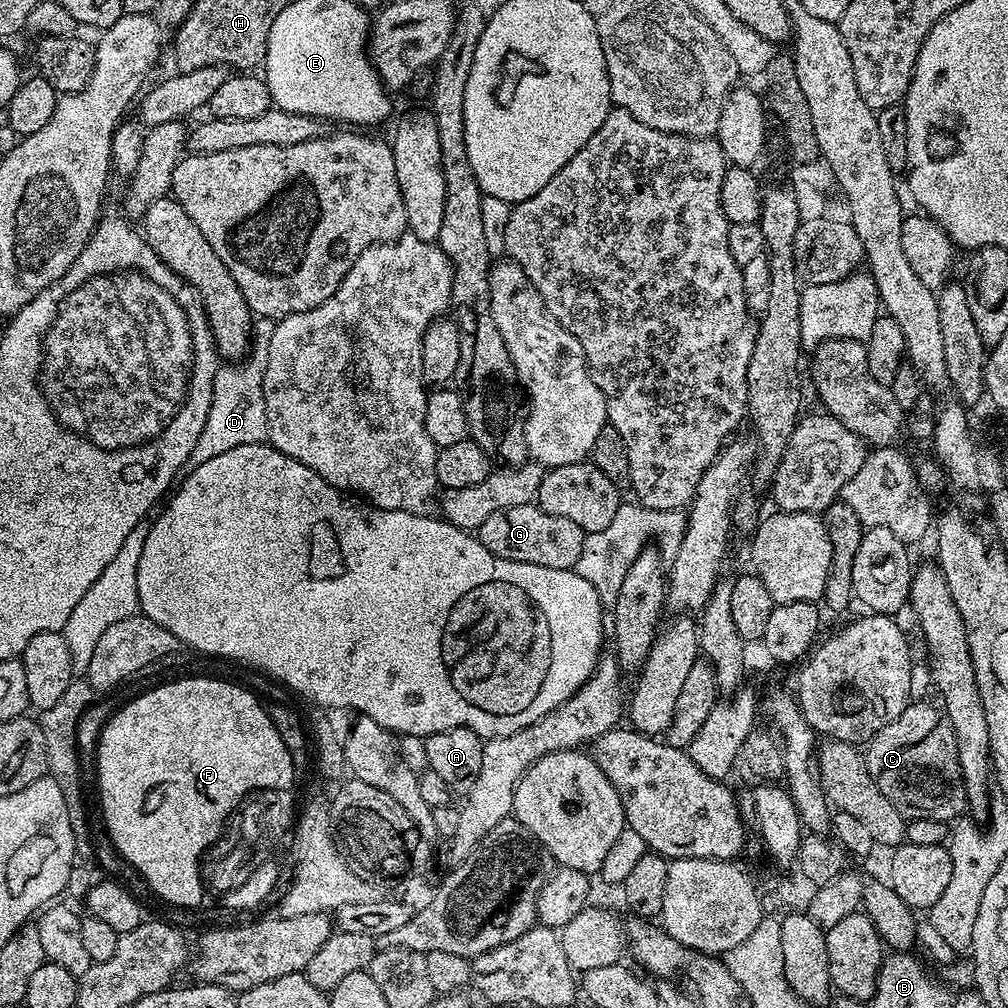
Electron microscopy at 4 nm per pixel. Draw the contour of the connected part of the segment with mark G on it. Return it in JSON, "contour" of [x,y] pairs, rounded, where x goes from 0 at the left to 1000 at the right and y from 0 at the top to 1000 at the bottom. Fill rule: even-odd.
{"contour":[[[531,498],[486,510],[486,514],[482,514],[482,518],[478,518],[474,526],[476,540],[482,542],[486,550],[503,556],[526,558],[530,562],[546,562],[550,565],[570,564],[577,550],[580,531],[577,522],[565,518],[565,514],[542,510],[542,506],[538,506]]]}

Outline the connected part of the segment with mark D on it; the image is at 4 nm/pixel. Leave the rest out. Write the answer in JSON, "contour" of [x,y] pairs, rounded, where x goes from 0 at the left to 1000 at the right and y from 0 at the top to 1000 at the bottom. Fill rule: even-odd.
{"contour":[[[261,315],[255,316],[250,331],[250,344],[241,359],[219,364],[212,375],[208,411],[204,415],[204,423],[200,423],[200,431],[190,446],[189,455],[194,460],[204,458],[204,454],[212,454],[212,450],[224,450],[224,446],[232,446],[232,442],[248,442],[261,440],[266,435],[264,419],[264,395],[262,394],[262,372],[264,371],[264,355],[268,331],[272,331],[272,320]]]}

